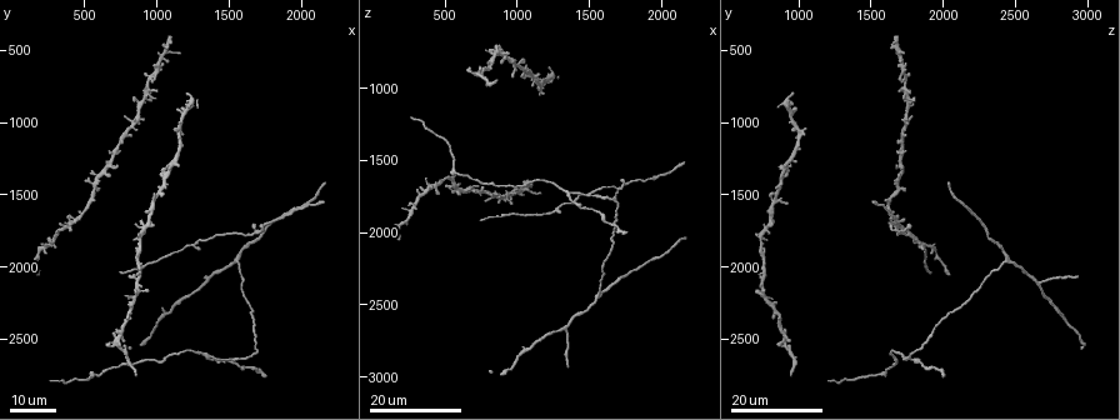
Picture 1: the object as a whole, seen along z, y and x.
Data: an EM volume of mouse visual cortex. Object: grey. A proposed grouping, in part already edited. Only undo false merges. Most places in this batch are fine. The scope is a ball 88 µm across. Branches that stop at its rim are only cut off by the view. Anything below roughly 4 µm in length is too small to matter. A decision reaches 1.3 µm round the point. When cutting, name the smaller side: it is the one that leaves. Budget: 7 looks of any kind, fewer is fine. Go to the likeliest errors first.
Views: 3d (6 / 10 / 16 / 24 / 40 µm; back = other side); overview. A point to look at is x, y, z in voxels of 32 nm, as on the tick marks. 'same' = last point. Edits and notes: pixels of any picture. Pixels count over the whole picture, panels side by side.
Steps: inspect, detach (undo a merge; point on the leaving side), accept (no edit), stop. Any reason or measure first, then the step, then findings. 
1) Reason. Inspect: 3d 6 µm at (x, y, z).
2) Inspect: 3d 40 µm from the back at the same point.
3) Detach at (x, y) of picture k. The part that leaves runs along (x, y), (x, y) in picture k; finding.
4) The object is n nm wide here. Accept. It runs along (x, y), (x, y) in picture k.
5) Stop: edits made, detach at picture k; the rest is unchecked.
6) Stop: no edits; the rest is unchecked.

Arms part here. Inspect: 3d 24 µm at (1320, 2140, 2660).

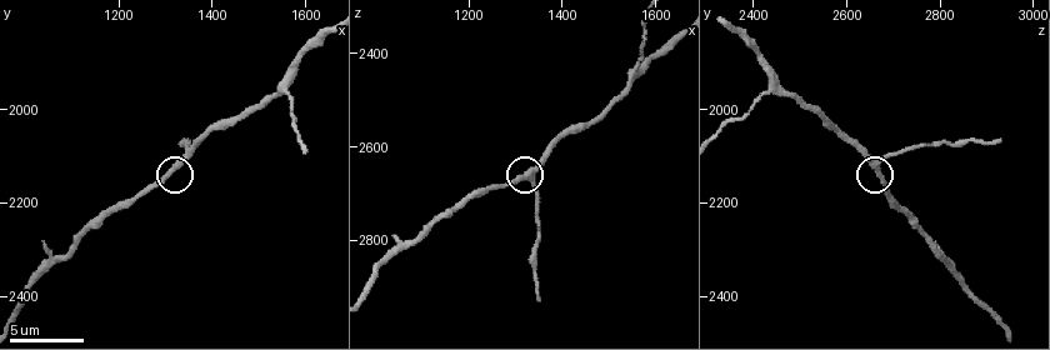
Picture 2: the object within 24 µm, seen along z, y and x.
Inspect: 3d 6 µm at (1325, 2125, 2665).

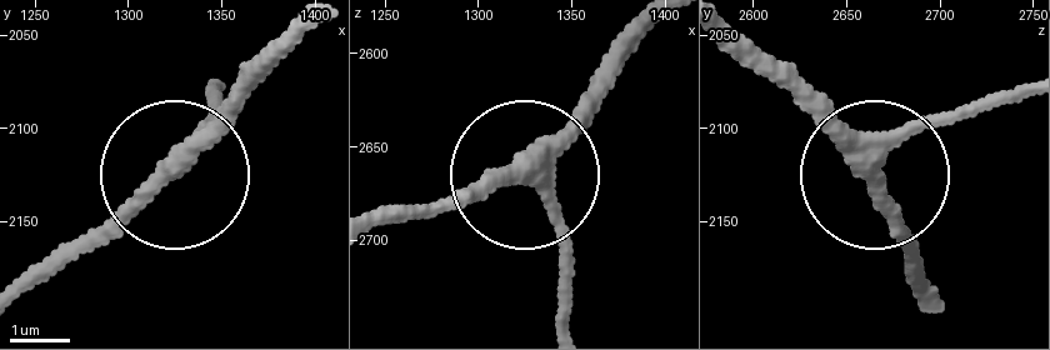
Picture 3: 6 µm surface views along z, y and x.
3 arms meet here. Accept. One cell here.

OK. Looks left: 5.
Branch point. Inspect: 3d 16 µm at (1340, 2640, 1720).

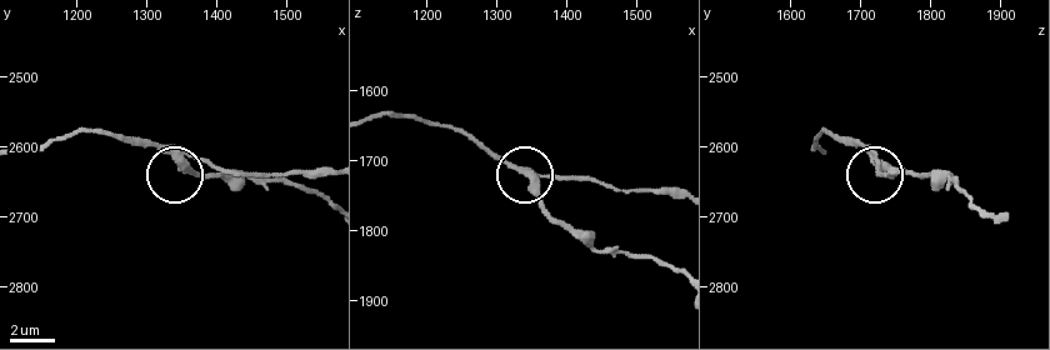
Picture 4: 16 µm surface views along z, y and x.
Zoom in. Inspect: 3d 10 µm at (1355, 2625, 1730).

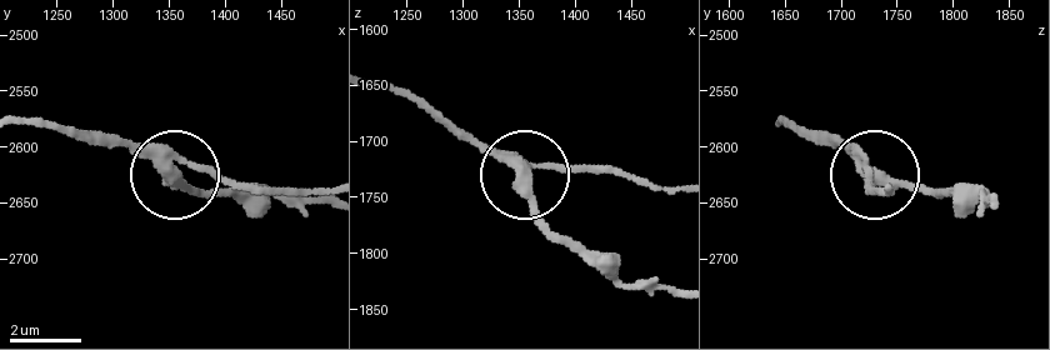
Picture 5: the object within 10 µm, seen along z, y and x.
The object is 300 nm wide here. Detach at (175, 189) of picture 5. The part that leaves runs along (159, 159), (209, 191), (325, 203) in picture 5; two cells meet here.

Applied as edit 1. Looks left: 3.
Branch point. Inspect: 3d 10 µm at (1555, 1950, 2450).

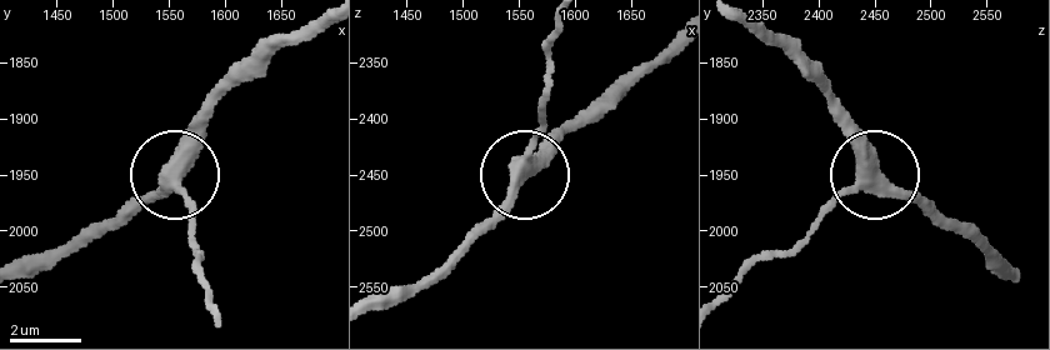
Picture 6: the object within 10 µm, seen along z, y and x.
The side arm is 38 µm long; 3 arms meet here. Accept. Continuous, no second cell.

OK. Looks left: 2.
Small branch off a trunk. Inspect: 3d 16 µm at (1220, 1860, 1860).

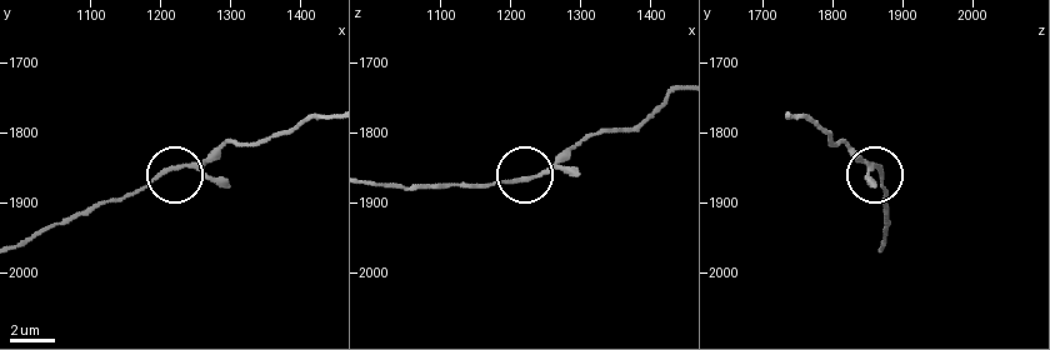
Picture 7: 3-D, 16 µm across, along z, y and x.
Inspect: 3d 6 µm at (1230, 1845, 1865).

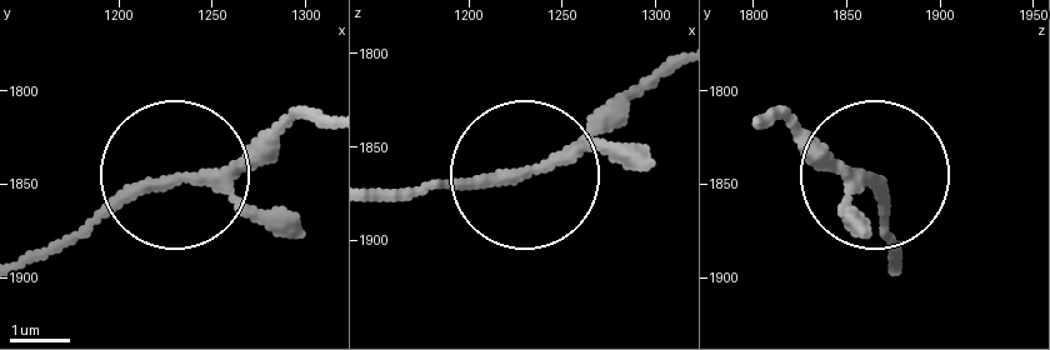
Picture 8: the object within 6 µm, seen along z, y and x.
3 arms meet here. Accept. Continuous, no second cell.

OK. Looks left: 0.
Stop: edits made, detach at picture 5; the rest is unchecked.

